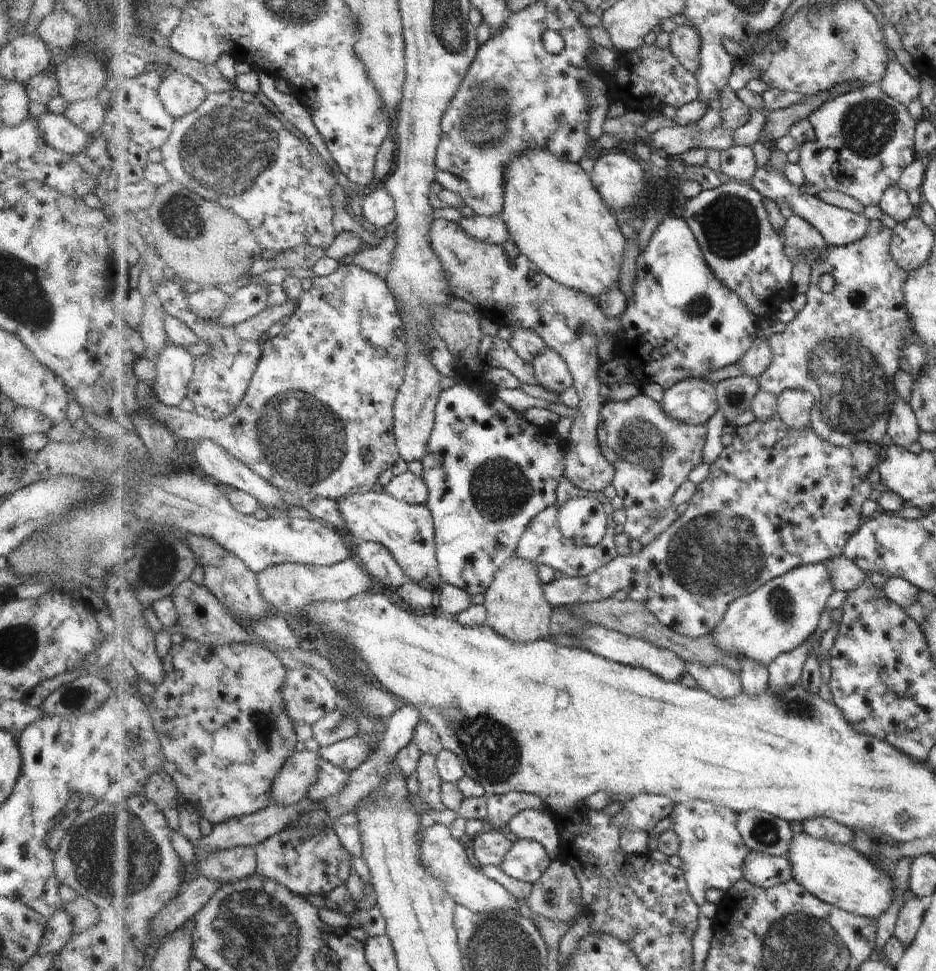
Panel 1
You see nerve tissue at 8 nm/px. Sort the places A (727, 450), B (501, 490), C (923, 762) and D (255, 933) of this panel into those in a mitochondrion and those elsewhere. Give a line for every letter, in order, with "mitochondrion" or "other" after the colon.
A: other
B: mitochondrion
C: other
D: mitochondrion

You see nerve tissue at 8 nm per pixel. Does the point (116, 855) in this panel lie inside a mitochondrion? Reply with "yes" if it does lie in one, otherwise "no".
yes

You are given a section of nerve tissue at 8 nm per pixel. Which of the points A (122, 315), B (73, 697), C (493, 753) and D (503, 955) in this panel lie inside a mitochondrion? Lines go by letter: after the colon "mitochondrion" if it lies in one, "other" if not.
A: other
B: mitochondrion
C: mitochondrion
D: mitochondrion

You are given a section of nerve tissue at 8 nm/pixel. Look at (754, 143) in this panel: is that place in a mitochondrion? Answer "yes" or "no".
no

